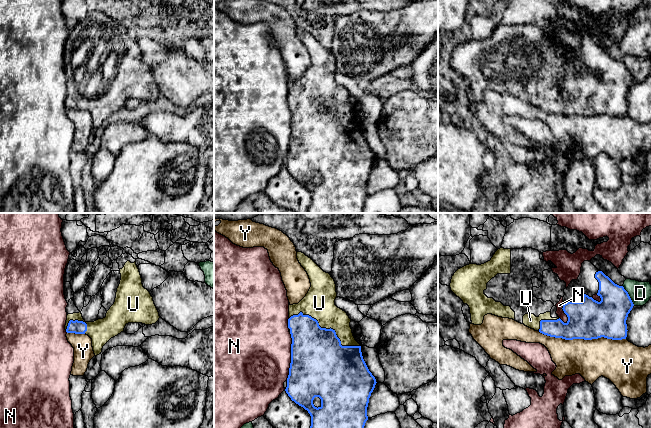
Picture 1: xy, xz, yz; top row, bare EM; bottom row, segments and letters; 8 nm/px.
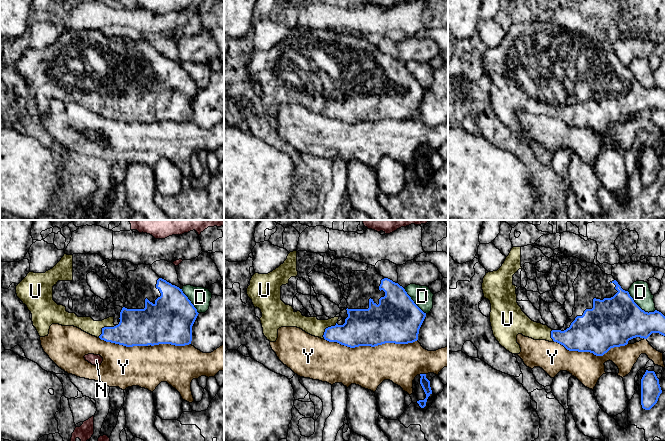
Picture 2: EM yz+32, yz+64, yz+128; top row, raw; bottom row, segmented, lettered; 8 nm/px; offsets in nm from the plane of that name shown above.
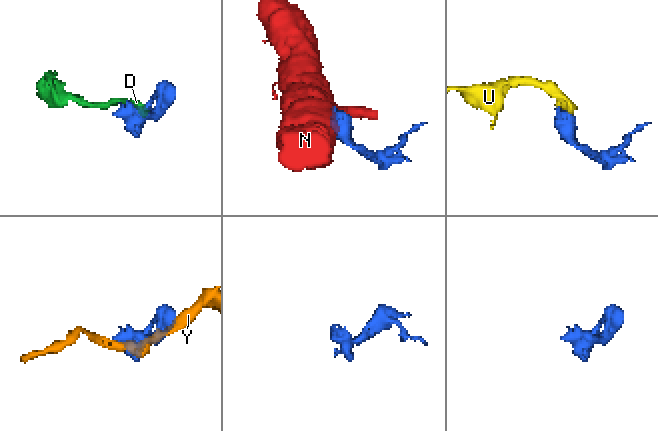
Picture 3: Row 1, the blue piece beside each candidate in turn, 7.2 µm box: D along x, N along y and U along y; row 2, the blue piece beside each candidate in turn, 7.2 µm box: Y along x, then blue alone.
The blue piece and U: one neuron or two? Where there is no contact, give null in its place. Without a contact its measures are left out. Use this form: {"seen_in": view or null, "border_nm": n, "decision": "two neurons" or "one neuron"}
{"seen_in": "xz", "border_nm": 600, "decision": "one neuron"}

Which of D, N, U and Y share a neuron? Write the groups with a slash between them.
D / N / U / Y

